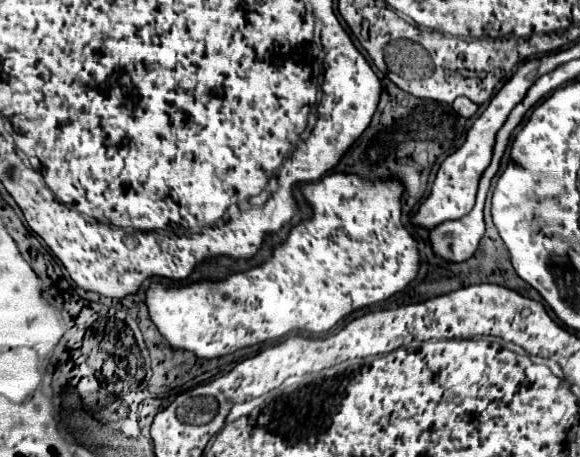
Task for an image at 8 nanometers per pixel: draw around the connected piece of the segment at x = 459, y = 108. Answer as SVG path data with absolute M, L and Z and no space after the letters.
M457 98L457 100L453 102L453 108L455 108L455 112L459 112L459 114L461 114L461 116L465 116L465 118L475 116L475 114L477 114L477 110L479 110L479 106L477 106L475 102L467 100L467 98Z

